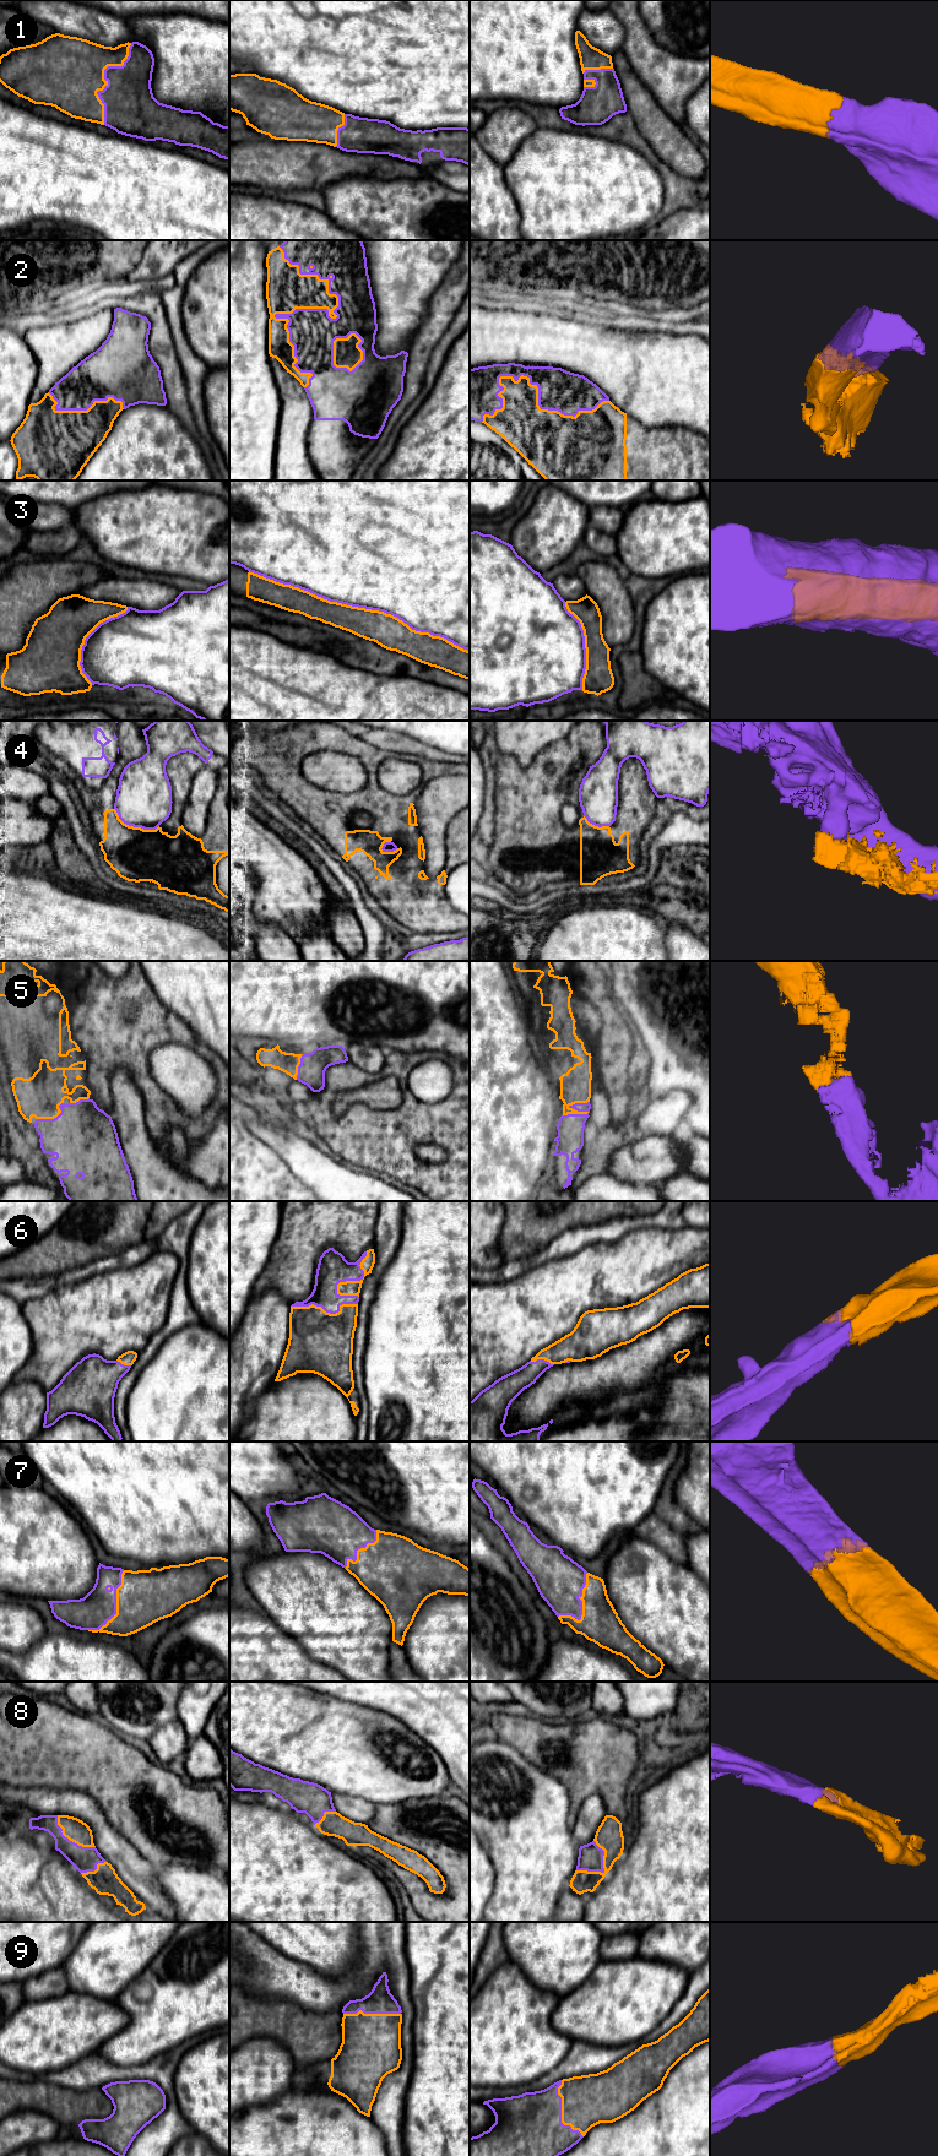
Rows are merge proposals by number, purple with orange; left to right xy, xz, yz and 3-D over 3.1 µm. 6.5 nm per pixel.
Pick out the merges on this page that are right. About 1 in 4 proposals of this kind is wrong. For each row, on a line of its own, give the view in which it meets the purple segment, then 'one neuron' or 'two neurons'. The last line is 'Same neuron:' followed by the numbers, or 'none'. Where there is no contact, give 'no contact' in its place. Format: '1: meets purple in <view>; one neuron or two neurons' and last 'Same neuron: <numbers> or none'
1: meets purple in xy; one neuron
2: meets purple in xz; one neuron
3: meets purple in xz; two neurons
4: meets purple in xy; two neurons
5: meets purple in yz; one neuron
6: meets purple in xz; one neuron
7: meets purple in xy; one neuron
8: meets purple in yz; one neuron
9: meets purple in yz; one neuron
Same neuron: 1, 2, 5, 6, 7, 8, 9

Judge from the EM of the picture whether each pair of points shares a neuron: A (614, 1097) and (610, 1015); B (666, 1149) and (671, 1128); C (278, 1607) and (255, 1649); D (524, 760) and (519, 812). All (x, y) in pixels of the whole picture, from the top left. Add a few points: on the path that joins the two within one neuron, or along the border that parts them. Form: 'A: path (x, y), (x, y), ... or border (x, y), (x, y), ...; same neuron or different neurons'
A: path (613, 1076), (613, 1036); same neuron
B: border (678, 1134), (672, 1136), (643, 1135), (640, 1138); different neurons
C: border (264, 1611), (283, 1632), (293, 1636); different neurons
D: border (545, 748), (524, 767), (511, 755), (500, 756); different neurons

